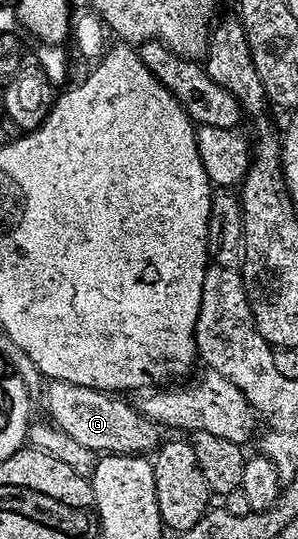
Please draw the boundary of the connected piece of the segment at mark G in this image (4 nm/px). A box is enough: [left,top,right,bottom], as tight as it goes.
[44,381,160,455]

